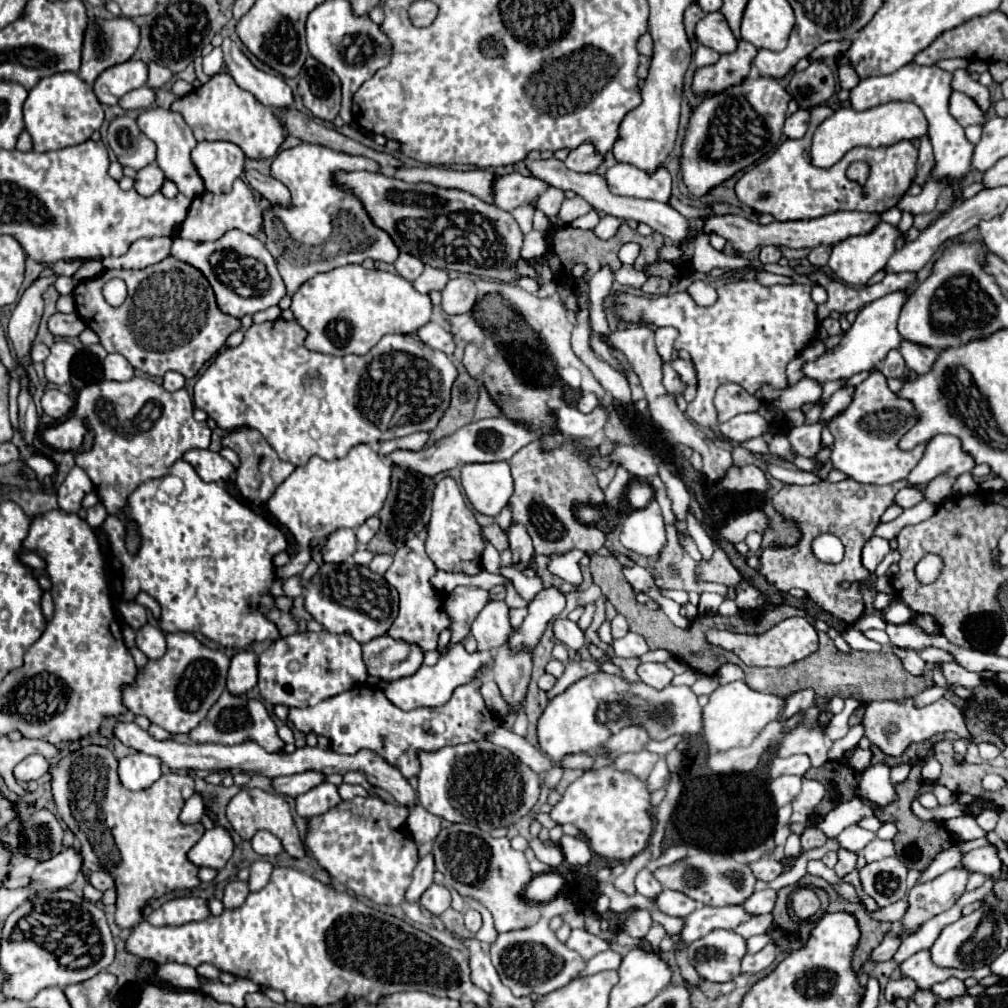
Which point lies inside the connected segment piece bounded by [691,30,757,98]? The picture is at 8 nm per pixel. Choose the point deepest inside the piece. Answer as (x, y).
(731, 69)

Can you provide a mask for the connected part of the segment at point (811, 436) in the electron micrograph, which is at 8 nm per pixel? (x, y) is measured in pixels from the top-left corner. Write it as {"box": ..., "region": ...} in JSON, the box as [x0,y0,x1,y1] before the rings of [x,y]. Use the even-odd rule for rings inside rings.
{"box":[787,420,831,456],"region":[[[819,420],[811,426],[797,426],[797,428],[791,428],[787,432],[787,438],[793,446],[793,450],[799,454],[799,456],[815,456],[817,452],[807,452],[807,450],[817,450],[817,442],[819,442],[819,436],[821,436],[821,430],[829,426],[831,420]]]}

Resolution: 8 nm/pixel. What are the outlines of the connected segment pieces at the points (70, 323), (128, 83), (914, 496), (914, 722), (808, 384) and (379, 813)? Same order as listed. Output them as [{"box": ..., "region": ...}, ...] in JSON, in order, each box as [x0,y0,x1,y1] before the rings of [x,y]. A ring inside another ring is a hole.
[{"box":[49,312,85,338],"region":[[[71,312],[71,314],[53,314],[49,318],[49,330],[55,334],[55,336],[61,336],[61,338],[69,338],[69,336],[79,336],[83,330],[85,330],[85,322],[79,318],[77,312]]]},{"box":[93,58,147,104],"region":[[[131,58],[123,64],[107,68],[95,80],[93,90],[101,104],[117,104],[123,94],[145,86],[145,82],[147,82],[147,64]]]},{"box":[895,486,925,508],"region":[[[905,486],[903,490],[899,490],[899,494],[895,496],[895,502],[903,508],[913,508],[915,504],[923,502],[925,496],[923,496],[923,488],[919,486]]]},{"box":[863,698,969,758],"region":[[[911,698],[903,700],[885,700],[885,702],[869,702],[865,706],[865,716],[863,716],[863,726],[865,726],[865,738],[877,746],[881,752],[887,756],[899,758],[911,744],[929,740],[931,736],[944,732],[957,732],[961,738],[969,738],[963,714],[955,704],[951,704],[945,698],[939,698],[933,704],[927,706],[915,706]]]},{"box":[757,378,821,412],"region":[[[801,378],[795,386],[787,390],[771,390],[771,386],[763,386],[763,390],[757,394],[761,400],[771,400],[775,406],[779,406],[783,412],[801,408],[807,402],[815,402],[821,396],[821,384],[813,378]]]},{"box":[307,796,417,906],"region":[[[371,796],[341,802],[335,810],[309,820],[307,846],[315,860],[357,896],[397,906],[403,902],[417,864],[417,844],[405,828],[407,814],[405,806],[393,806]]]}]

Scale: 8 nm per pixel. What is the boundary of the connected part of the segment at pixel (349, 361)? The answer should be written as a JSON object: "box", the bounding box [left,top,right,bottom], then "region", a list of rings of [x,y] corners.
{"box":[193,318,457,466],"region":[[[277,318],[273,322],[253,324],[245,332],[243,342],[237,348],[225,348],[225,350],[221,350],[215,356],[213,364],[197,380],[197,384],[195,384],[195,396],[193,396],[195,406],[201,408],[201,410],[205,410],[217,422],[217,426],[221,426],[225,432],[231,432],[235,426],[257,428],[263,434],[263,438],[273,446],[273,450],[279,454],[279,458],[285,460],[285,462],[291,462],[295,466],[305,466],[311,456],[321,456],[325,460],[343,458],[357,444],[377,444],[377,442],[391,440],[391,438],[401,438],[401,436],[407,436],[407,434],[413,434],[413,432],[419,432],[419,430],[429,432],[429,430],[433,430],[439,424],[439,420],[443,418],[445,410],[449,408],[451,386],[457,380],[457,368],[453,366],[453,362],[451,362],[449,356],[439,354],[439,350],[431,350],[429,346],[425,346],[425,342],[417,334],[387,334],[367,354],[363,354],[363,356],[349,354],[349,356],[341,356],[341,358],[339,356],[329,356],[329,354],[319,354],[319,352],[307,350],[305,348],[305,338],[307,338],[307,332],[305,332],[305,328],[299,326],[299,322],[295,318],[291,322],[287,322],[283,318]]]}

